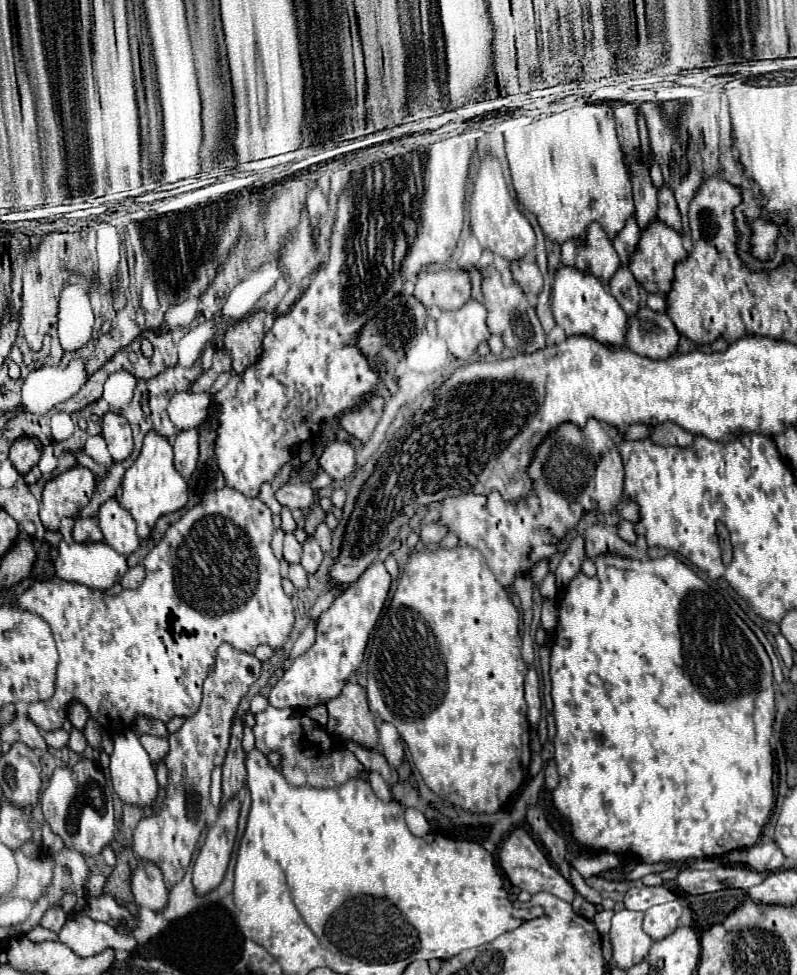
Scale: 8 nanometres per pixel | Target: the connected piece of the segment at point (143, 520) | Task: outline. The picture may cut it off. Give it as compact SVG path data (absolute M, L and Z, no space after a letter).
M149 432L143 440L143 448L139 458L133 462L133 466L125 472L123 478L123 496L119 504L133 516L137 522L137 534L139 538L149 538L155 522L163 514L171 514L181 510L187 504L187 482L173 466L173 448L167 442L167 438Z

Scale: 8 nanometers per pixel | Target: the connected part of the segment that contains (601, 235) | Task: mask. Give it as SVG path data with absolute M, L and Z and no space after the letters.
M591 224L585 240L567 240L561 246L561 258L565 266L573 266L581 272L591 272L603 284L619 268L619 256L599 224Z

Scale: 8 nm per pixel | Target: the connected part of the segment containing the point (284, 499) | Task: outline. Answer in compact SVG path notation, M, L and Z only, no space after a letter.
M297 482L297 484L285 484L275 492L281 506L287 506L291 510L301 508L307 510L317 500L317 490L309 482Z

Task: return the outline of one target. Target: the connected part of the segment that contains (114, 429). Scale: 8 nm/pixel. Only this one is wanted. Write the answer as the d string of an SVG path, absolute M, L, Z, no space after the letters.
M107 412L103 416L103 432L101 436L105 438L109 452L115 462L123 462L125 458L131 456L133 450L133 438L131 438L131 426L127 418L123 418L117 412Z

